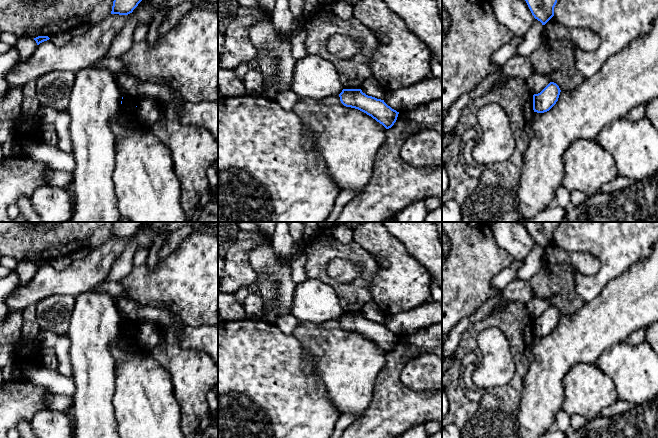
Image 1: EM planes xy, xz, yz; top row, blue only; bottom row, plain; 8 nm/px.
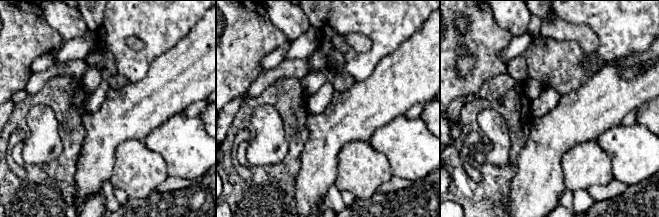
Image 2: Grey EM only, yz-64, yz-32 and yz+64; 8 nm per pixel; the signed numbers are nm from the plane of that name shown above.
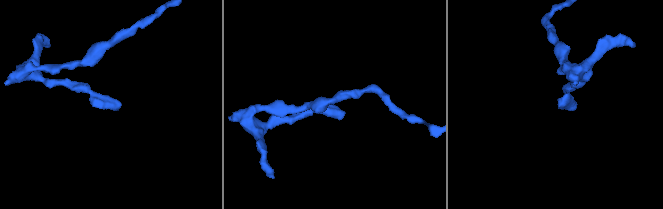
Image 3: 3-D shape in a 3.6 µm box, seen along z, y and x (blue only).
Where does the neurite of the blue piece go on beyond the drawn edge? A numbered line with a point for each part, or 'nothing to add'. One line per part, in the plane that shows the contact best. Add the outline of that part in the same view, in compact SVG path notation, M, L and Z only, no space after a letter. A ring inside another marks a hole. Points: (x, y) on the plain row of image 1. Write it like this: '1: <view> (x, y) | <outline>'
nothing to add

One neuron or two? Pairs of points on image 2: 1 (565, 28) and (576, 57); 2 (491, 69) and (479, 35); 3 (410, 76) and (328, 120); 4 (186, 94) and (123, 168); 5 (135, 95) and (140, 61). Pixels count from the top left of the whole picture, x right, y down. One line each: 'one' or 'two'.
1: two
2: one
3: one
4: two
5: two

